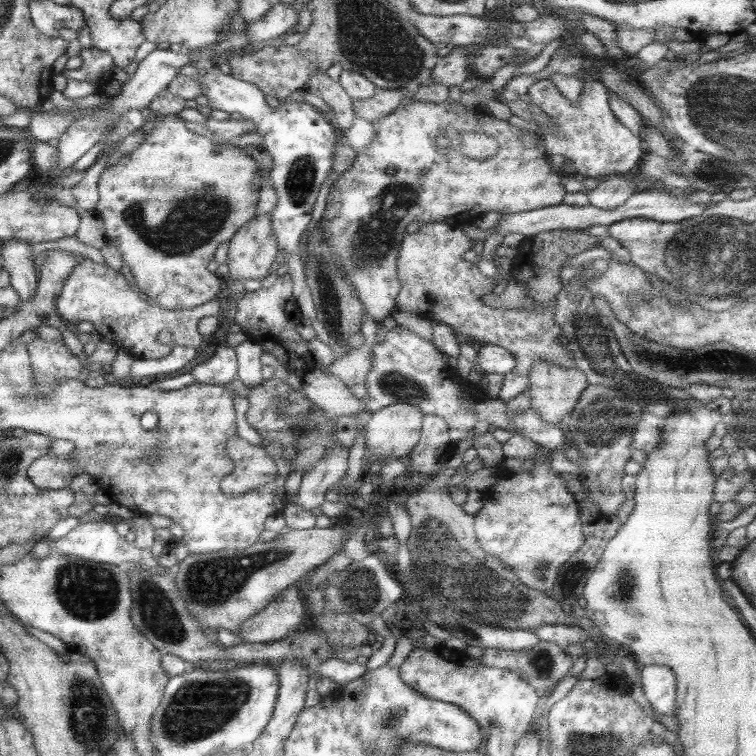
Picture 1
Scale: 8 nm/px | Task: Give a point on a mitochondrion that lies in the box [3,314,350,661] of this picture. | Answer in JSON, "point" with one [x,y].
{"point":[208,584]}

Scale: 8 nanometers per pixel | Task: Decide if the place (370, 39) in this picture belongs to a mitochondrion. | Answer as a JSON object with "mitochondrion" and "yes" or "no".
{"mitochondrion":"yes"}

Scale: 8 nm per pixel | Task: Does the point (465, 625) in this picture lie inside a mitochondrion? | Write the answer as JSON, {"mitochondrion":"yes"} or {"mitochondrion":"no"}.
{"mitochondrion":"yes"}

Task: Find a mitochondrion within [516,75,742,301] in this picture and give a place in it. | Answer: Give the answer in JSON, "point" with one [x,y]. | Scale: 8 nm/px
{"point":[711,169]}

